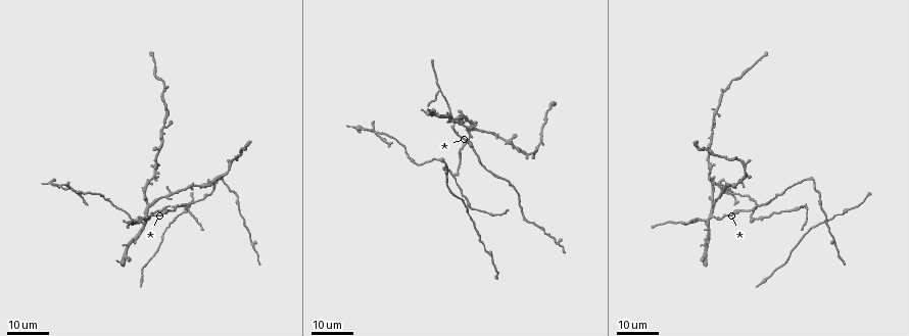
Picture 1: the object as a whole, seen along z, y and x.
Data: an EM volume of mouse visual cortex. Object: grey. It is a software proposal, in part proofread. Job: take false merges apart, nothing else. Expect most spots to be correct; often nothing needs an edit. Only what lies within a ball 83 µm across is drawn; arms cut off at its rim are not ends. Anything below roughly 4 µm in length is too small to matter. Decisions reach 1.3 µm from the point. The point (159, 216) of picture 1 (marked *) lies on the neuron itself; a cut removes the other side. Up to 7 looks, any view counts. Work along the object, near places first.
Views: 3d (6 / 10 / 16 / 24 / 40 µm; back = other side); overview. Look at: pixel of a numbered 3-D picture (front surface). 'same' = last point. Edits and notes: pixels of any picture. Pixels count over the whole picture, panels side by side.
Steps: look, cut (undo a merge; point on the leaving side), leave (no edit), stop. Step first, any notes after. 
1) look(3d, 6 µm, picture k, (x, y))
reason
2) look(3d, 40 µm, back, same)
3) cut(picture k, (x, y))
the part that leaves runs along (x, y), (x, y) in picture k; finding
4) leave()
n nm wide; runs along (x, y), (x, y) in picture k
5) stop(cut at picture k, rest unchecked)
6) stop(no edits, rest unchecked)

look(3d, 24 µm, picture 1, (704, 219))
a fork

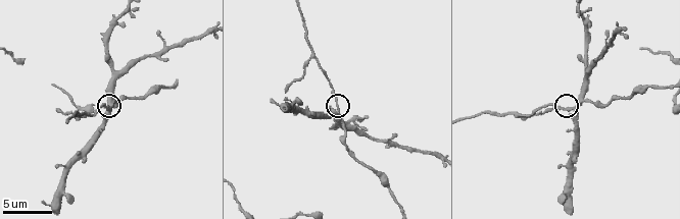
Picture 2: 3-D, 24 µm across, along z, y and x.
look(3d, 10 µm, picture 2, (573, 110))
closer look

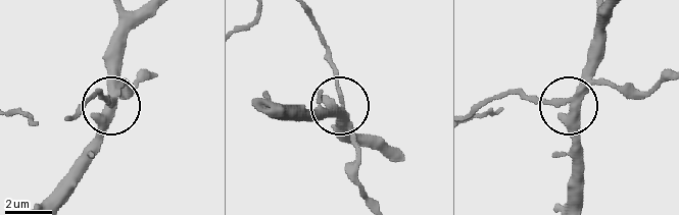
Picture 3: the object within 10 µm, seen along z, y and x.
leave()
side arm 14 µm; 3 arms; one neuron here

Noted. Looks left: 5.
look(3d, 24 µm, picture 1, (71, 188))
three-way junction

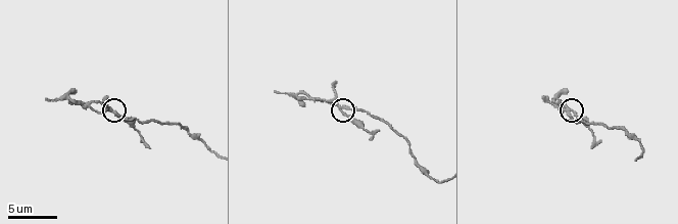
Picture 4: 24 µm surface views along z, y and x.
look(3d, 6 µm, picture 4, (341, 114))

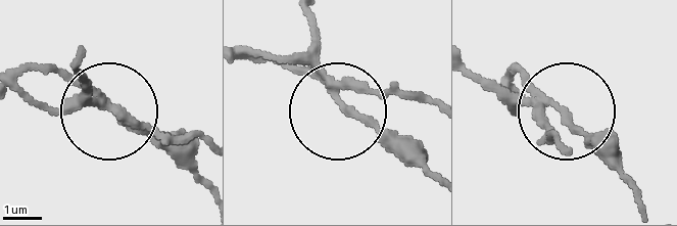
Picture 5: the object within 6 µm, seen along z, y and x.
leave()
runs along (428, 102), (379, 89), (343, 99), (425, 174) in picture 5; continuous, no second neuron

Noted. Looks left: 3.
look(3d, 16 µm, picture 2, (518, 114))
a fork

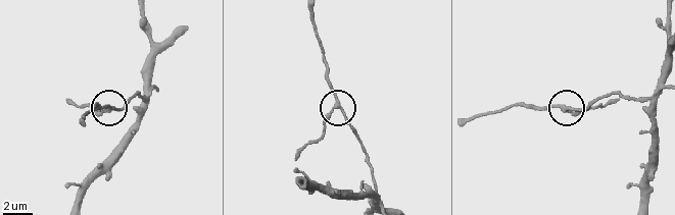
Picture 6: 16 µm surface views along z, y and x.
leave()
side arm 5 µm; runs along (381, 205), (360, 140), (340, 110), (333, 110), (320, 139) in picture 6; continuous, no second neuron

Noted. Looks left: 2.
stop(no edits, rest unchecked)

